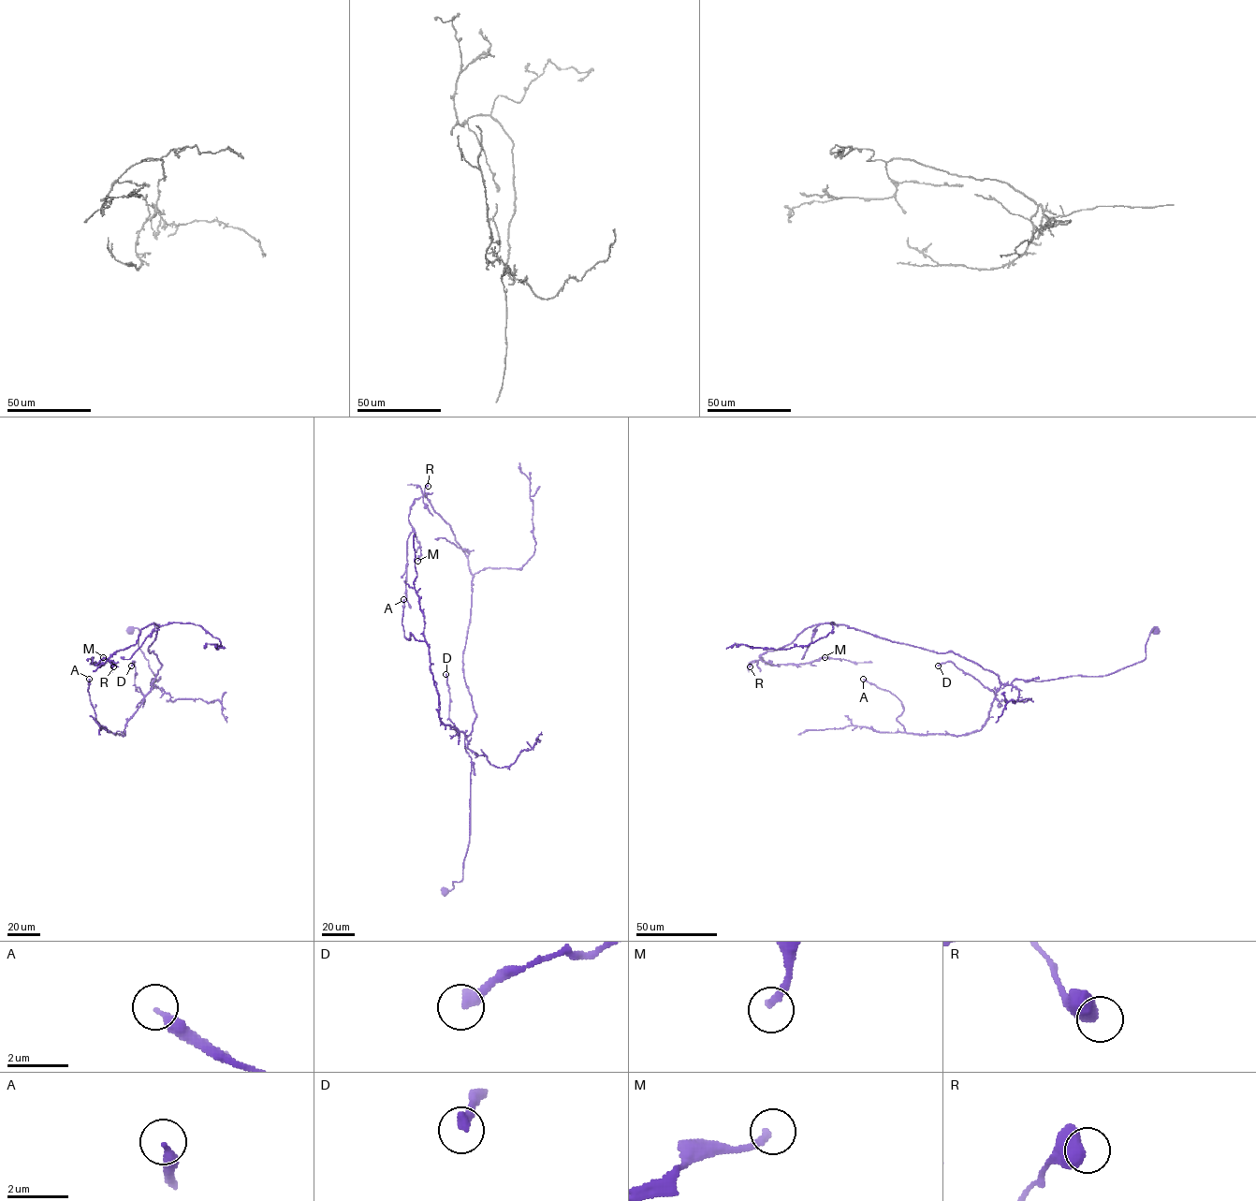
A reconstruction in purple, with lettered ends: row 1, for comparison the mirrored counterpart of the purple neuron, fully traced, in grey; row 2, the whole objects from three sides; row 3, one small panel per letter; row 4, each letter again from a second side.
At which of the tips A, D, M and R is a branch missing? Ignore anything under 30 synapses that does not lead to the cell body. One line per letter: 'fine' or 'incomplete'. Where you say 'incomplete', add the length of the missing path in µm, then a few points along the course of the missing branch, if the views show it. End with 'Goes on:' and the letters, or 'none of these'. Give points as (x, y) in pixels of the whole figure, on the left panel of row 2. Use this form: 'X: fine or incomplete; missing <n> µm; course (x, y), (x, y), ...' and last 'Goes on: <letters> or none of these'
A: fine
D: fine
M: fine
R: fine
Goes on: none of these

